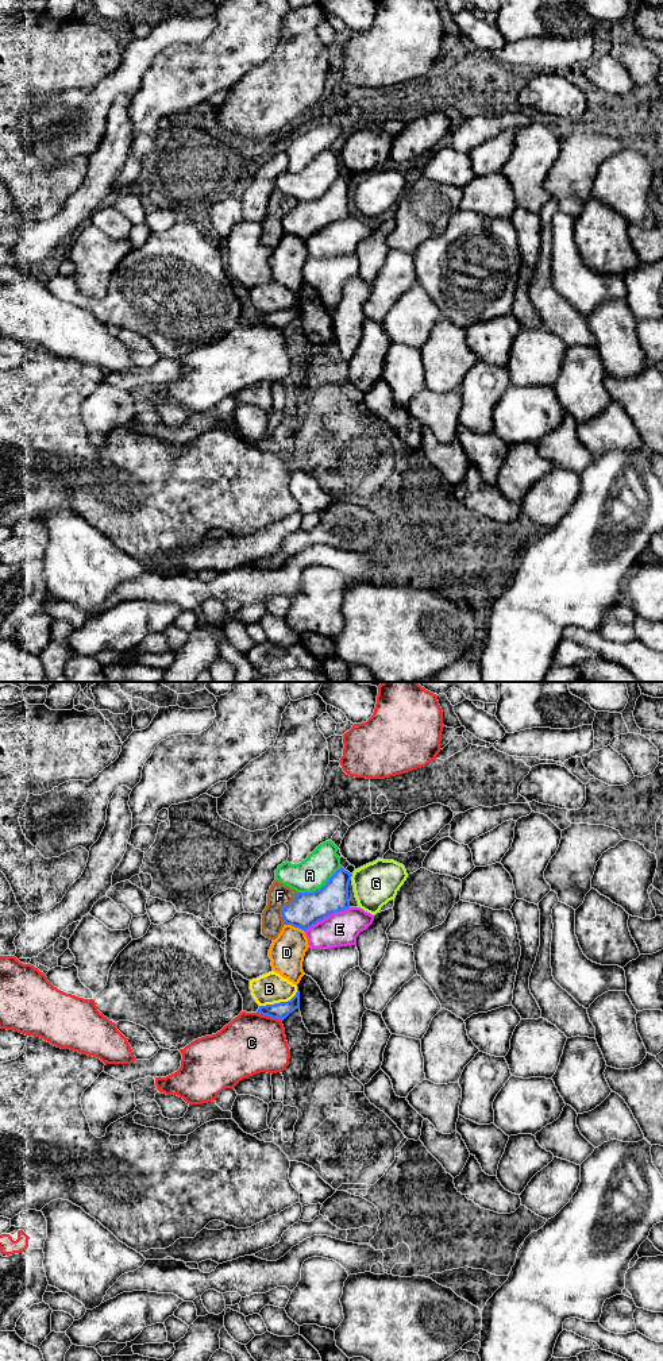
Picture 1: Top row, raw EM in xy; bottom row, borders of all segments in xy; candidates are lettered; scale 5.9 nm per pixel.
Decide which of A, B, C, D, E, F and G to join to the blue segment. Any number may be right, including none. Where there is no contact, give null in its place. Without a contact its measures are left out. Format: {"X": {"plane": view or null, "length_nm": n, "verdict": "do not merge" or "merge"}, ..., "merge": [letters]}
{"A": {"plane": "xy", "length_nm": 300, "verdict": "do not merge"}, "B": {"plane": "xy", "length_nm": 260, "verdict": "do not merge"}, "C": {"plane": "xy", "length_nm": 160, "verdict": "do not merge"}, "D": {"plane": "xy", "length_nm": 130, "verdict": "do not merge"}, "E": {"plane": "xy", "length_nm": 300, "verdict": "do not merge"}, "F": {"plane": "xy", "length_nm": 200, "verdict": "do not merge"}, "G": {"plane": "xy", "length_nm": 40, "verdict": "do not merge"}, "merge": []}

